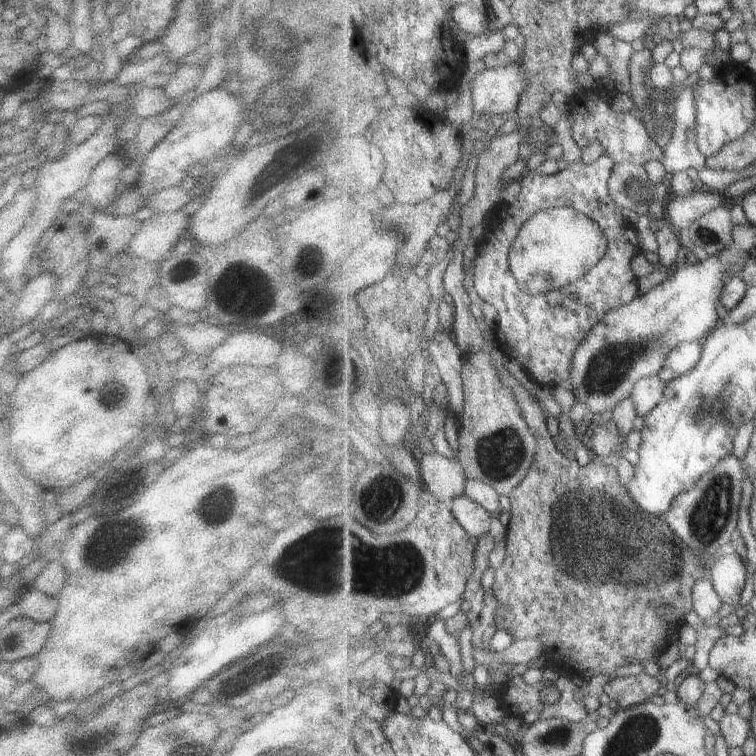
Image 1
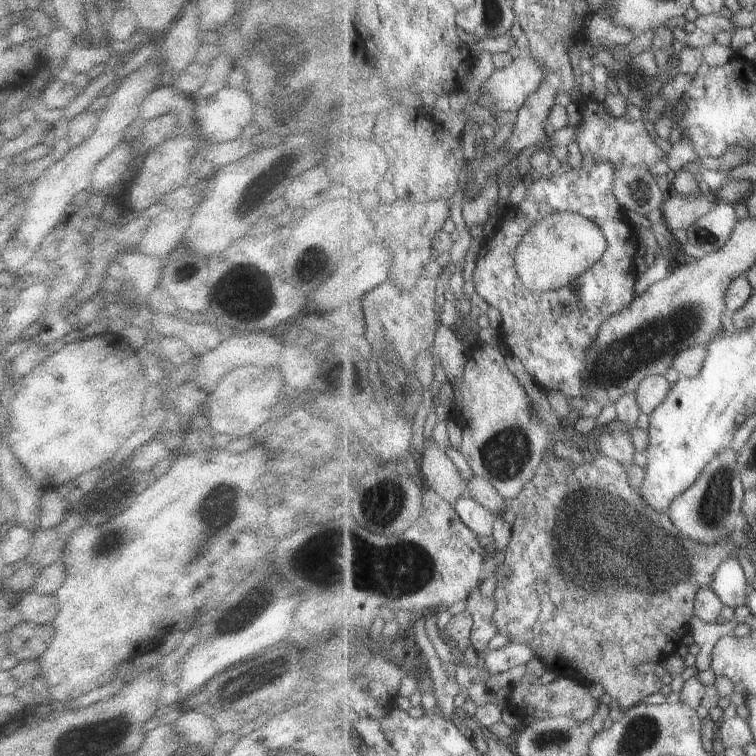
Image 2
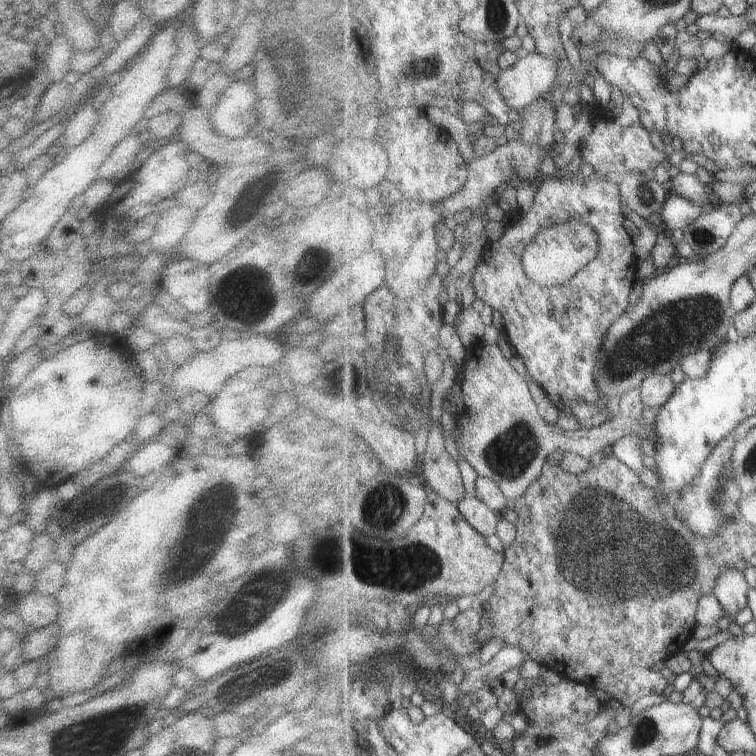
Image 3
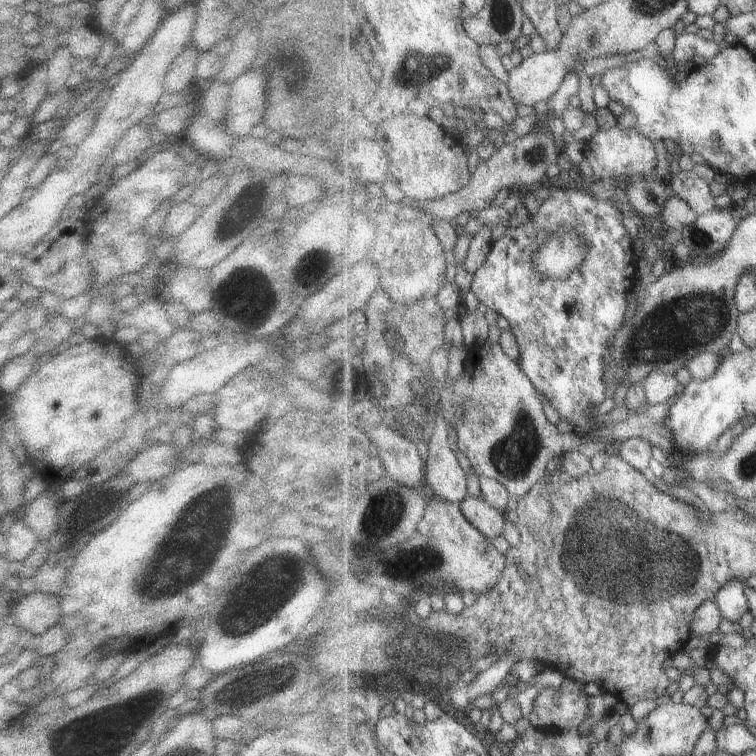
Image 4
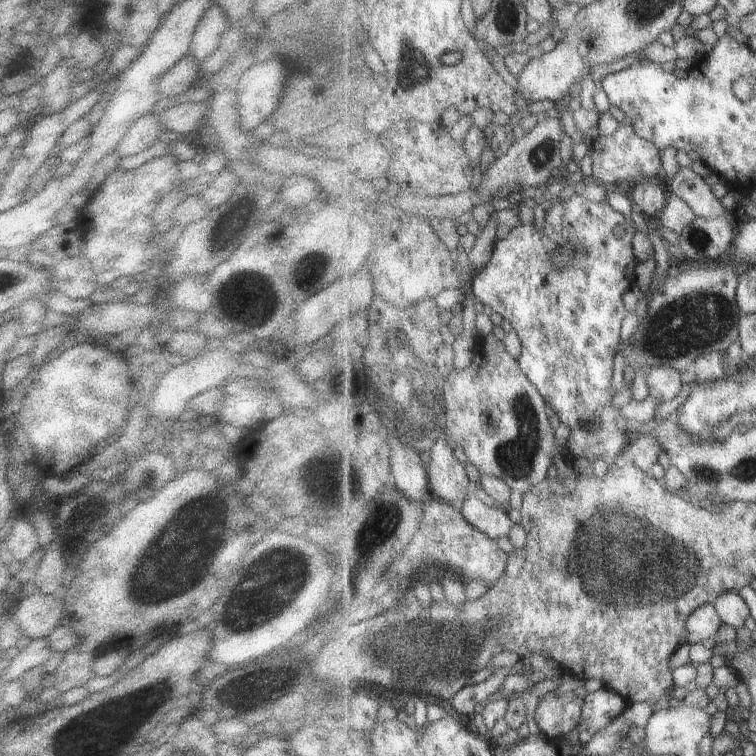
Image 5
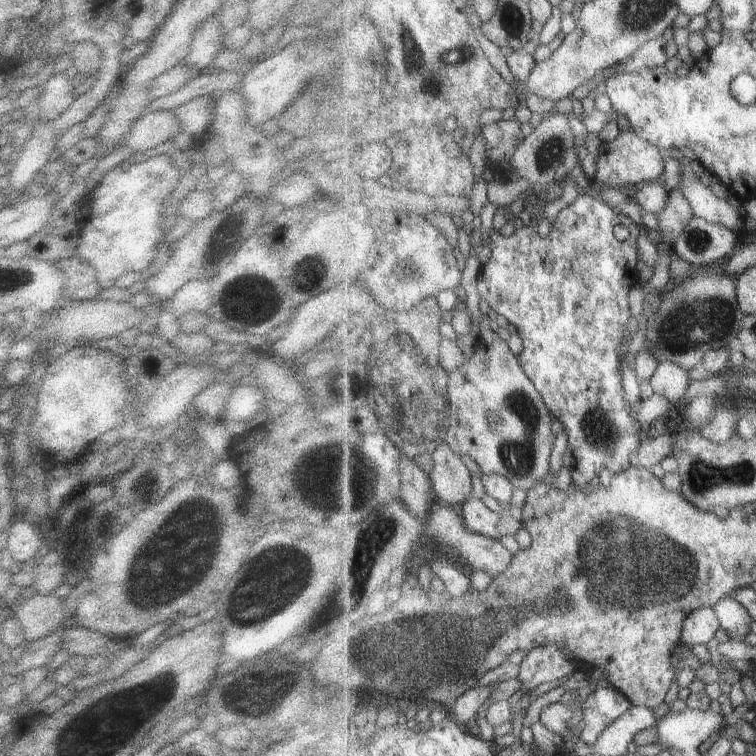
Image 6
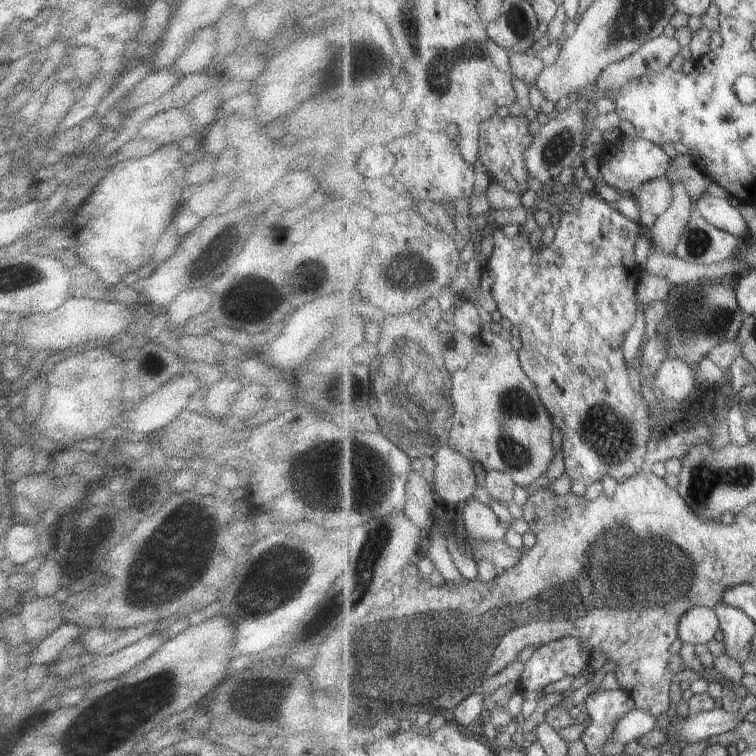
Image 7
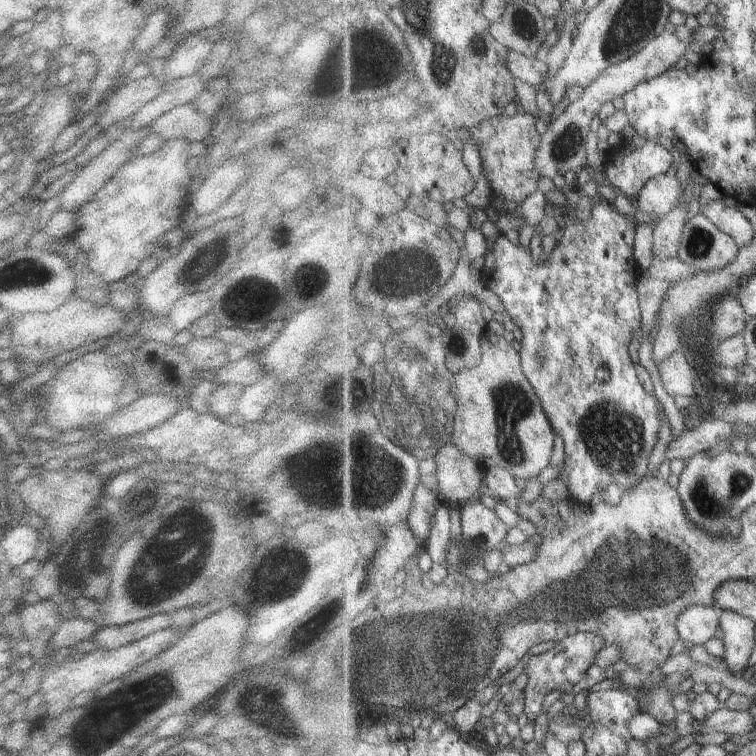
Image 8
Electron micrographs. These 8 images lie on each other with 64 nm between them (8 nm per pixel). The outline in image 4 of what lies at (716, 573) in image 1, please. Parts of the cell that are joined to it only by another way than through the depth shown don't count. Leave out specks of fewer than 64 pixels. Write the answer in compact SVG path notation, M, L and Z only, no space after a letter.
M743 579L728 581L715 596L715 603L722 611L722 618L736 623L745 612L750 612L746 596L746 582Z

